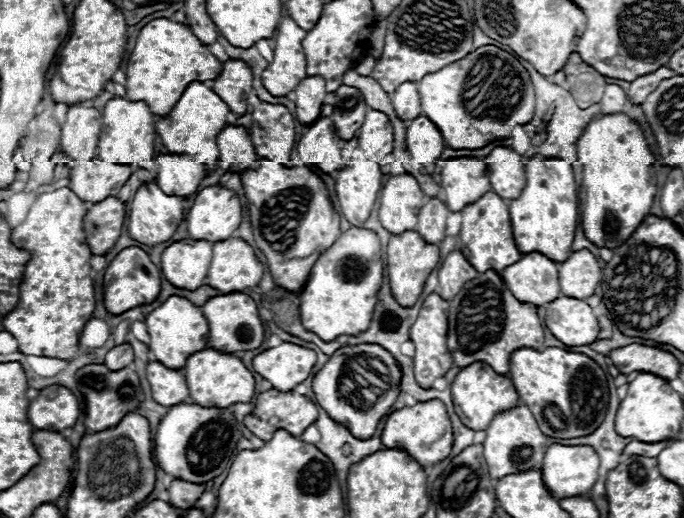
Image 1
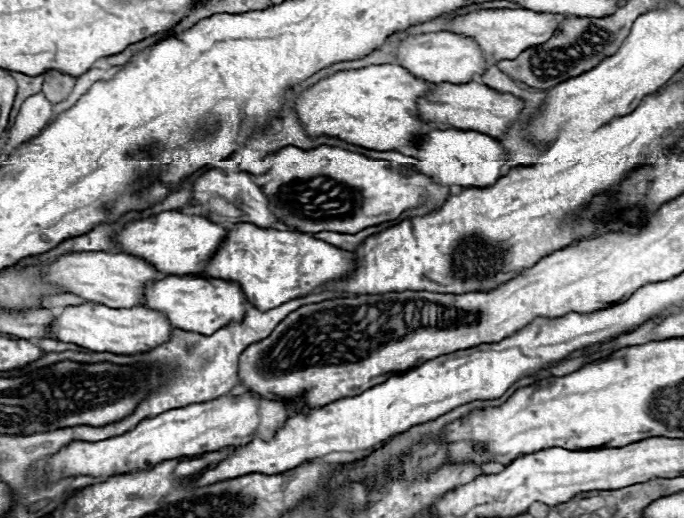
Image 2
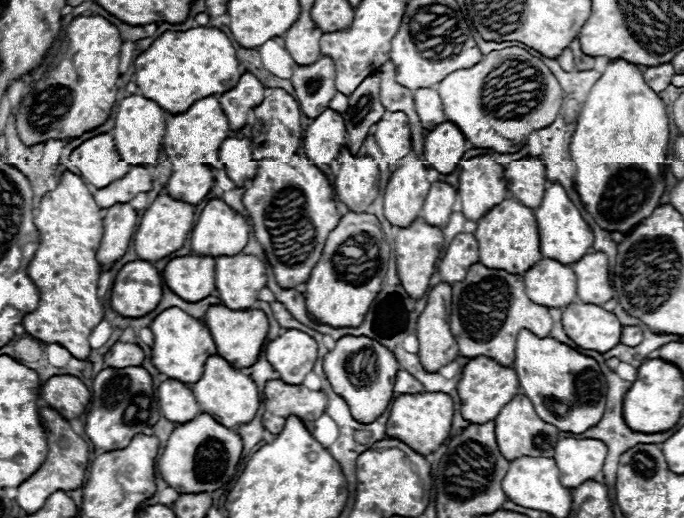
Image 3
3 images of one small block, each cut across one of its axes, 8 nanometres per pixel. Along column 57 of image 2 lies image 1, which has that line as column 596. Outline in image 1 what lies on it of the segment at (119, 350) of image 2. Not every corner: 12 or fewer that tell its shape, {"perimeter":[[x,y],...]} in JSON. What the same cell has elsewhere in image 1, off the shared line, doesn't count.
{"perimeter":[[564,294],[546,304],[544,324],[566,346],[600,332],[592,308]]}

